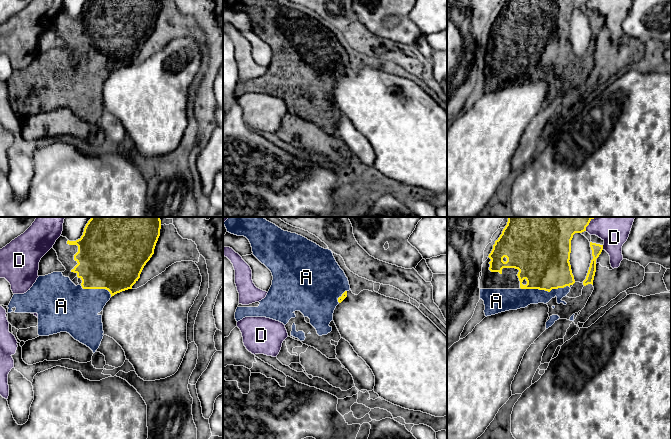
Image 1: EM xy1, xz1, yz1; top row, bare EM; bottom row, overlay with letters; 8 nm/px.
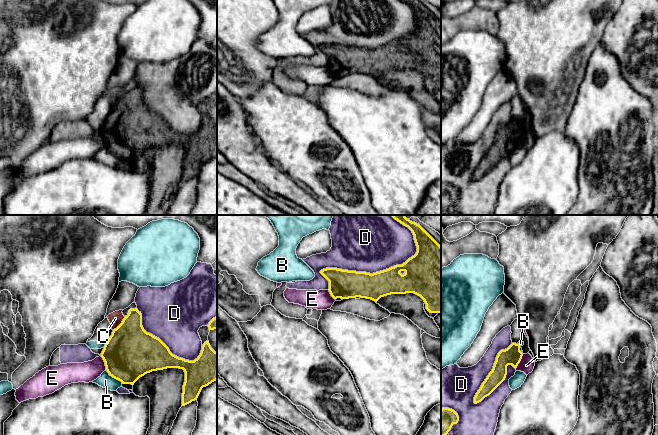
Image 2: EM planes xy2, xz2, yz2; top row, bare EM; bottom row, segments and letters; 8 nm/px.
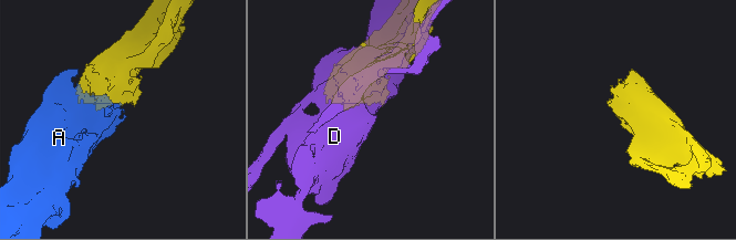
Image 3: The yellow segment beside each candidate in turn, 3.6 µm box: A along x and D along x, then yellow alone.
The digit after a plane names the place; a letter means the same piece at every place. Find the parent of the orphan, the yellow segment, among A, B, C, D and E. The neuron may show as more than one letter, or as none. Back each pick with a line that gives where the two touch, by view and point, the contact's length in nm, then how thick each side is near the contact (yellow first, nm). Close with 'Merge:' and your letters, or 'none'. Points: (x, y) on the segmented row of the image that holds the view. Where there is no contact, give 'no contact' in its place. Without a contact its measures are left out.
A: yz1 (544, 289) | 400 nm | 420/160 nm
Merge: A

